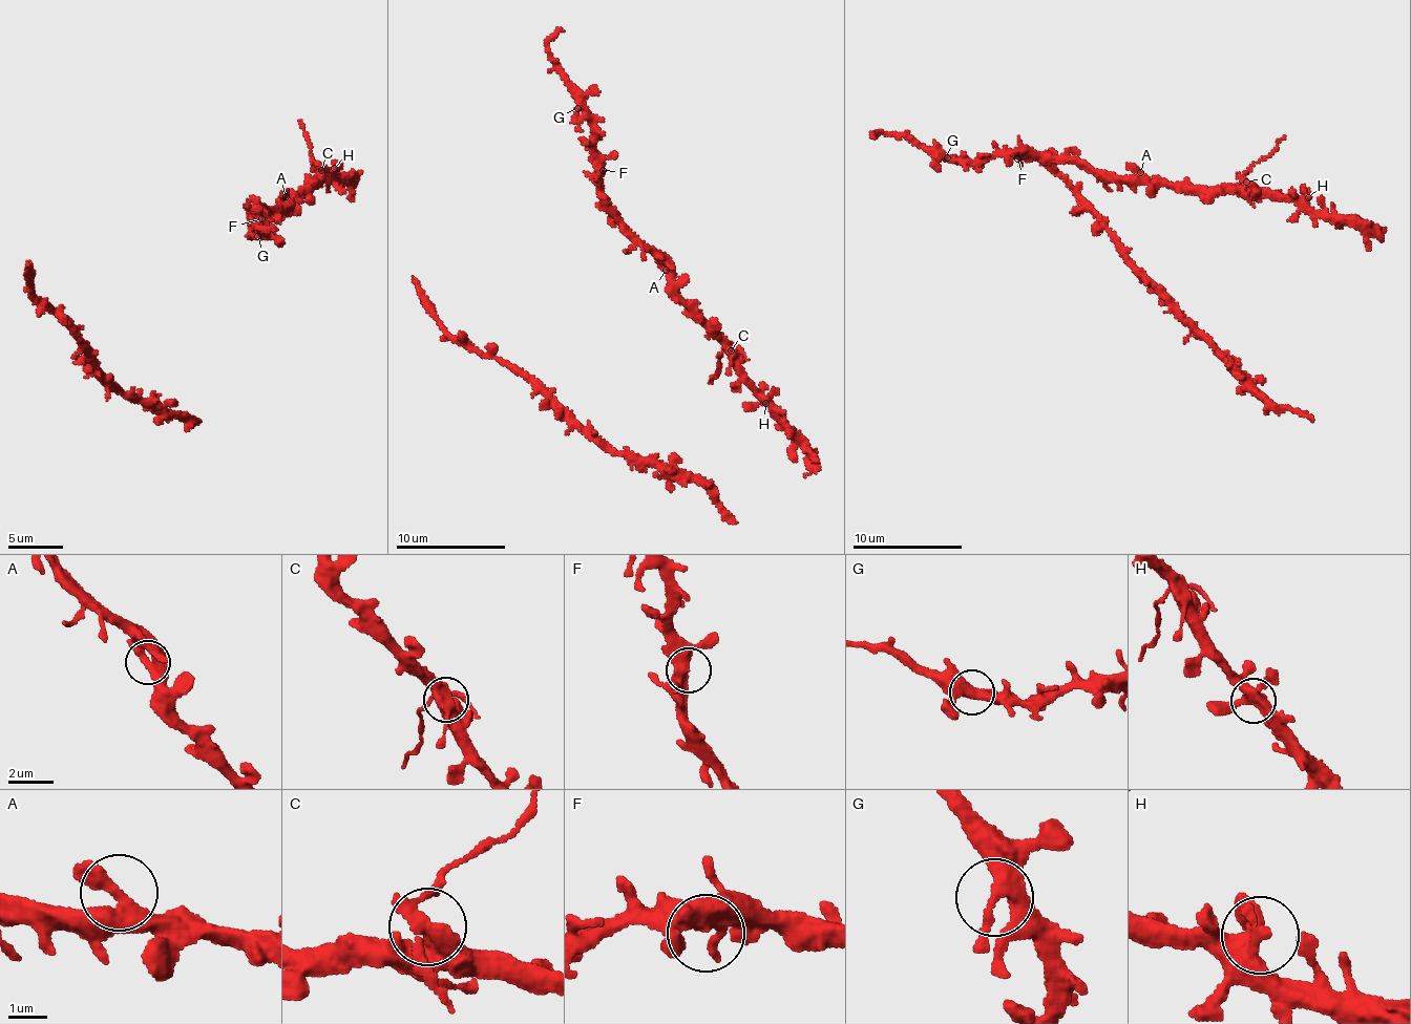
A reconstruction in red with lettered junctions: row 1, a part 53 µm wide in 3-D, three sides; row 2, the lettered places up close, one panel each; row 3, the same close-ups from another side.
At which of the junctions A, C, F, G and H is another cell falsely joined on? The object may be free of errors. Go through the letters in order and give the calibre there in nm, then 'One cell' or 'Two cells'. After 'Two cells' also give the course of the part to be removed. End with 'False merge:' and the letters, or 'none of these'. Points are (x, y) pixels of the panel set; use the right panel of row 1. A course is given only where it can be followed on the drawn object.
A: Thickness 360 nm. One cell
C: Thickness 380 nm. Two cells. Course of the part to remove: (1245, 180), (1246, 171), (1284, 135)
F: Thickness 460 nm. One cell
G: Thickness 360 nm. One cell
H: Thickness 440 nm. One cell
False merge: C

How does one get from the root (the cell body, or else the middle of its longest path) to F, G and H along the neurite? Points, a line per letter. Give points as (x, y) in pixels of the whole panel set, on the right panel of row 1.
F: (1097, 182), (1100, 175), (1097, 172), (1089, 172), (1078, 164), (1057, 163), (1041, 156), (1017, 158)
G: (1097, 182), (1097, 172), (1089, 172), (1078, 164), (1048, 160), (1041, 153), (965, 163), (947, 157)
H: (1097, 182), (1099, 175), (1135, 180), (1159, 179), (1308, 197)

